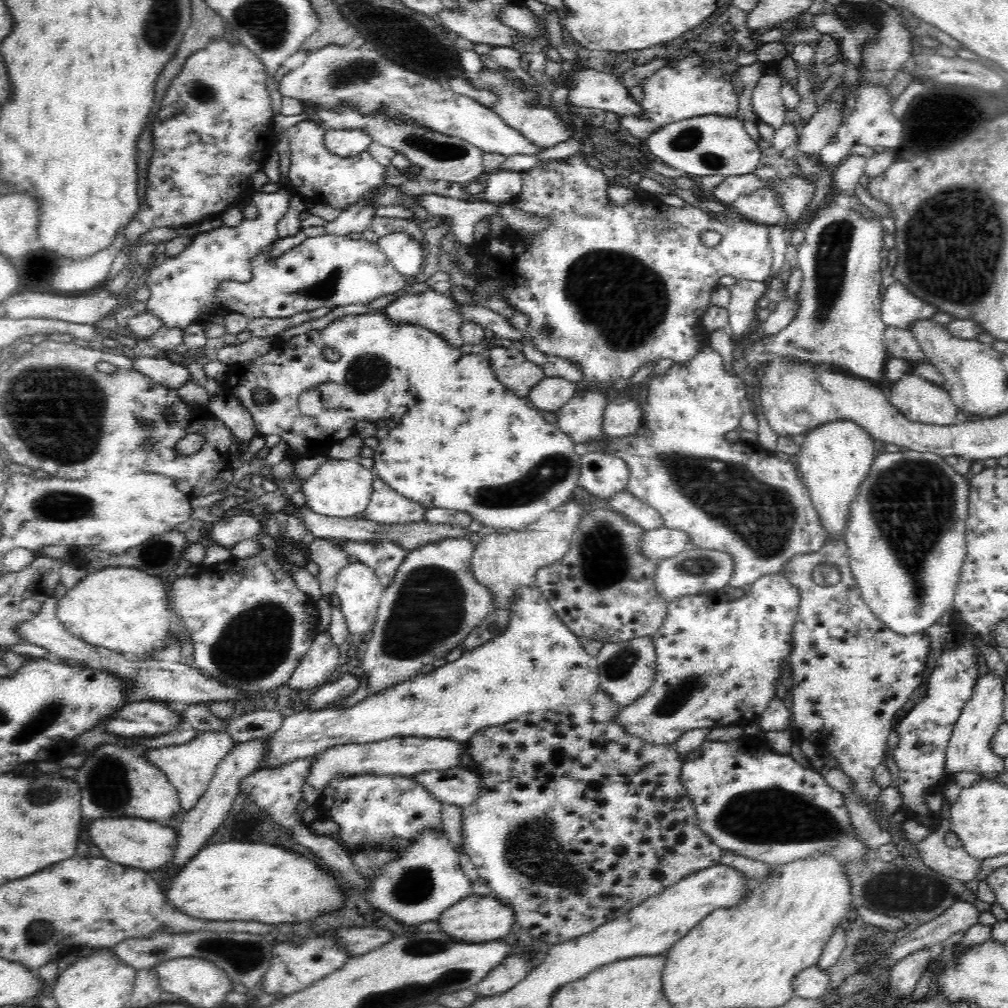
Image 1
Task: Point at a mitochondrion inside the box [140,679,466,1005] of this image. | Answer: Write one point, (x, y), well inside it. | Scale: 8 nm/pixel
(245, 956)

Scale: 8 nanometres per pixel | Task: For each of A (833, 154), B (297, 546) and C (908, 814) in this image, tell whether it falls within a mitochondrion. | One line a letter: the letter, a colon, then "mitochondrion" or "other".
A: other
B: other
C: other

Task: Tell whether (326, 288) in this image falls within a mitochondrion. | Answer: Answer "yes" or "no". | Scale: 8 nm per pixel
yes

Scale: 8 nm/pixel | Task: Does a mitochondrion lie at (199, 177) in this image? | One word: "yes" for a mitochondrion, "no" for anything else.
no

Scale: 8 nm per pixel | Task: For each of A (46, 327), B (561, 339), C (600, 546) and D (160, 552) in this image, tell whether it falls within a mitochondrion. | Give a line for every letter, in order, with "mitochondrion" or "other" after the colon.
A: other
B: other
C: mitochondrion
D: mitochondrion

